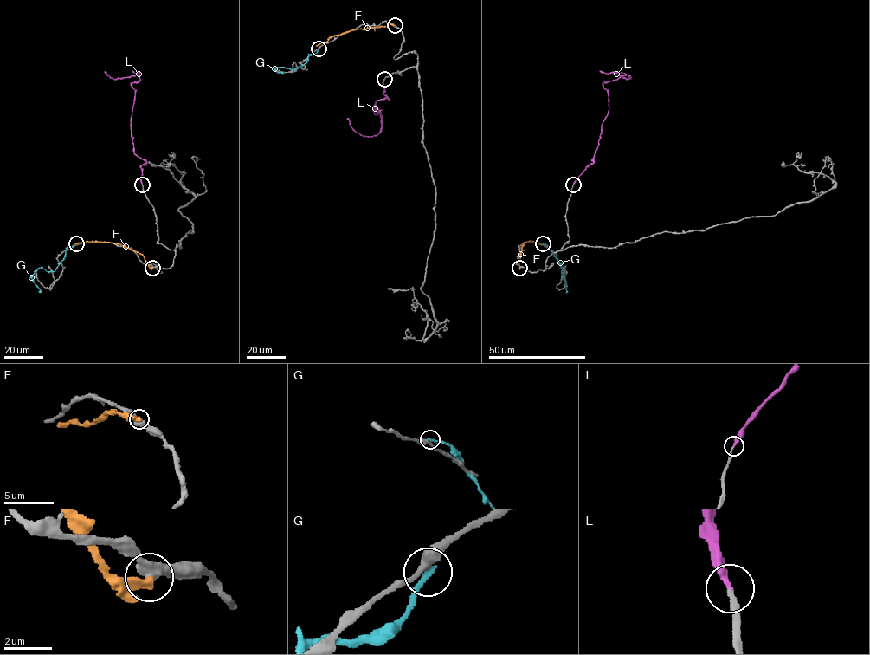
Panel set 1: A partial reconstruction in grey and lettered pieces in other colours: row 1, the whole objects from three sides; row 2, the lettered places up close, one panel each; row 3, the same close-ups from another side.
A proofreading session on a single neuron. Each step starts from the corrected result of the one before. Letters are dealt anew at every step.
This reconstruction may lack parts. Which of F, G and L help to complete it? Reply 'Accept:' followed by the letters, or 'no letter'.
Accept: L

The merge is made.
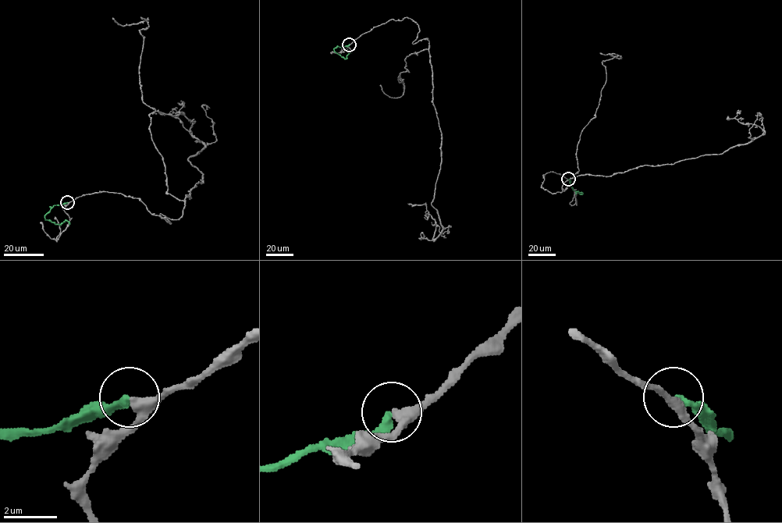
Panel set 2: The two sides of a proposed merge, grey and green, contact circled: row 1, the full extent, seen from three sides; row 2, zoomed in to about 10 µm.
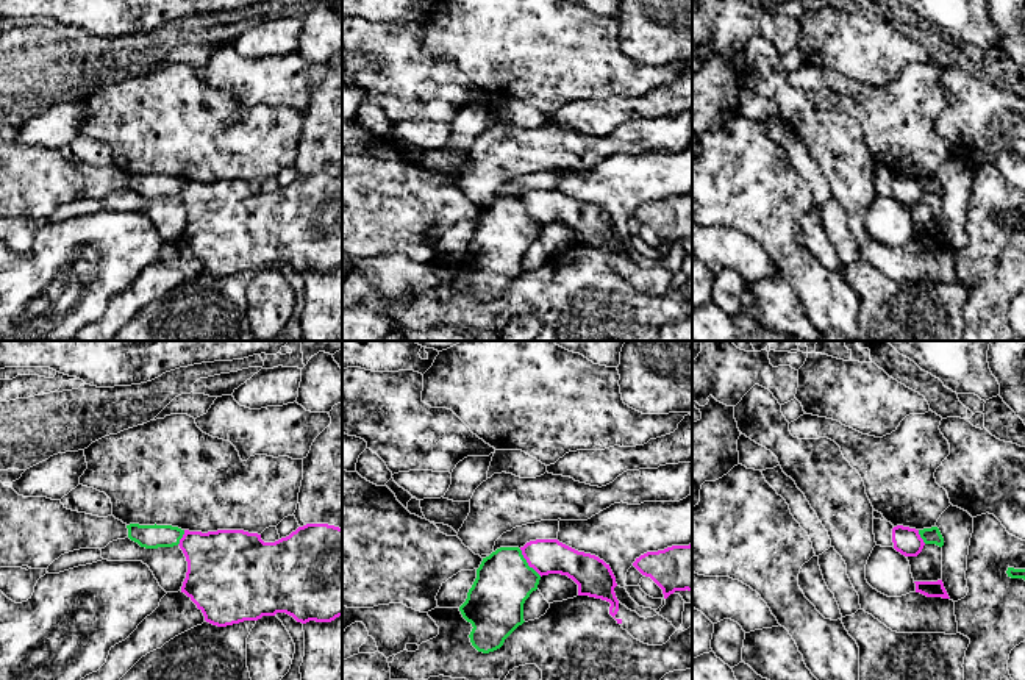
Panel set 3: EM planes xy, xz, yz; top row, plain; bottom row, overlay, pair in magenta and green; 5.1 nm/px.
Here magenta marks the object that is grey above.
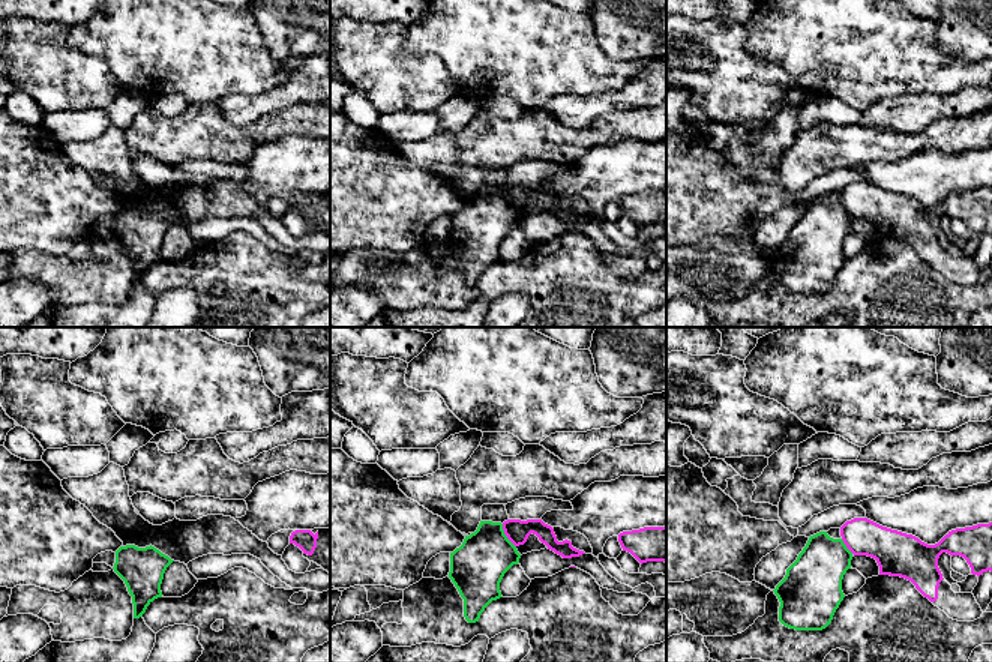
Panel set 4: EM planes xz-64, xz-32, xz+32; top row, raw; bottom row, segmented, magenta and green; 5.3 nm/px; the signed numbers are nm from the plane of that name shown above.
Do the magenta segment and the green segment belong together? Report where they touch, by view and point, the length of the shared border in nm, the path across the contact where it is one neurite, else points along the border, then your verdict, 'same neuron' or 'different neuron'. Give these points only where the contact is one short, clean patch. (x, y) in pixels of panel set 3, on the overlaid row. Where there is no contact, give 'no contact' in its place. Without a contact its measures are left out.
xz (527, 561) | 180 nm | along xz (519, 549), (525, 561), (541, 576) | different neuron

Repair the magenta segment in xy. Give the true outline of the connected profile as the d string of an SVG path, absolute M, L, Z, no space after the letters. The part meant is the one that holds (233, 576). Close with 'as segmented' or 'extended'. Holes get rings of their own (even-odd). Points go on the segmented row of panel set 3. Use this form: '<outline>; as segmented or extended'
M306 524L275 542L264 542L261 535L244 530L189 531L184 530L180 549L188 561L184 592L203 613L205 621L227 627L262 616L286 613L297 622L331 622L342 616L342 528L328 524Z; as segmented

